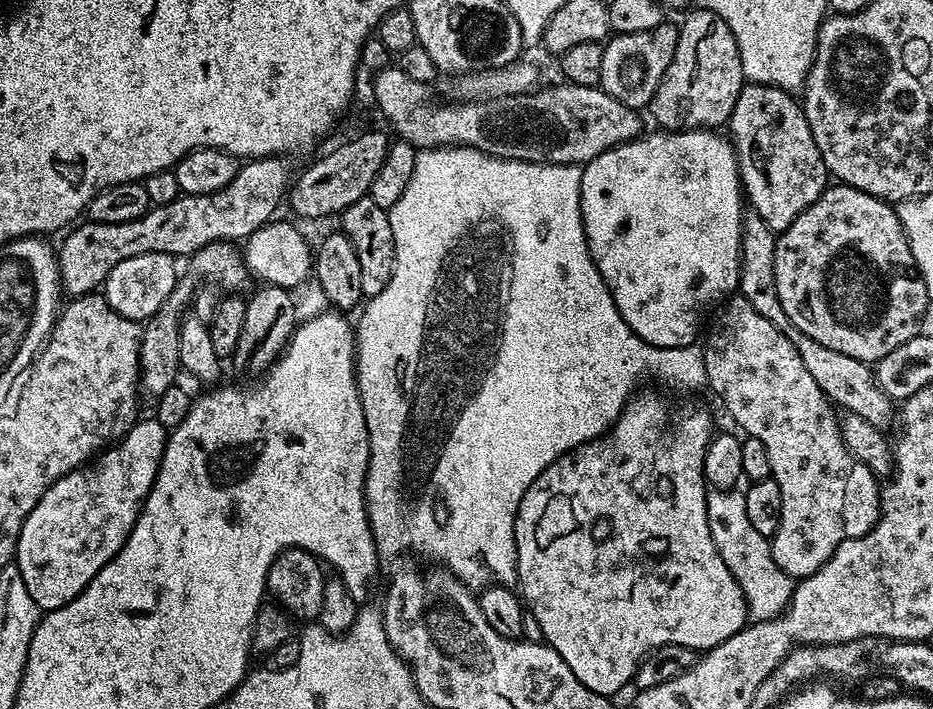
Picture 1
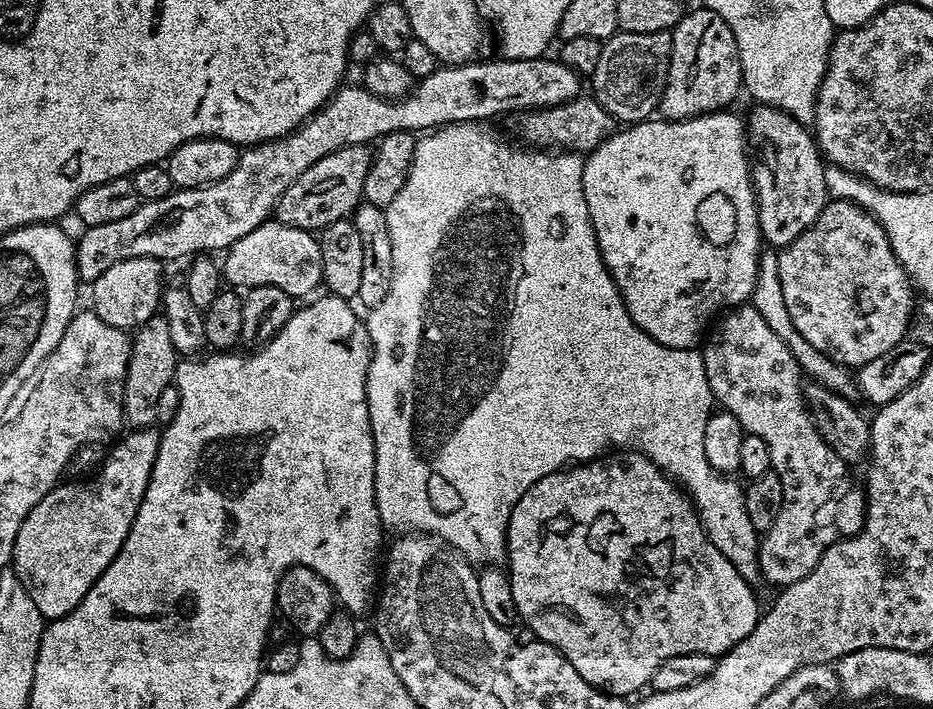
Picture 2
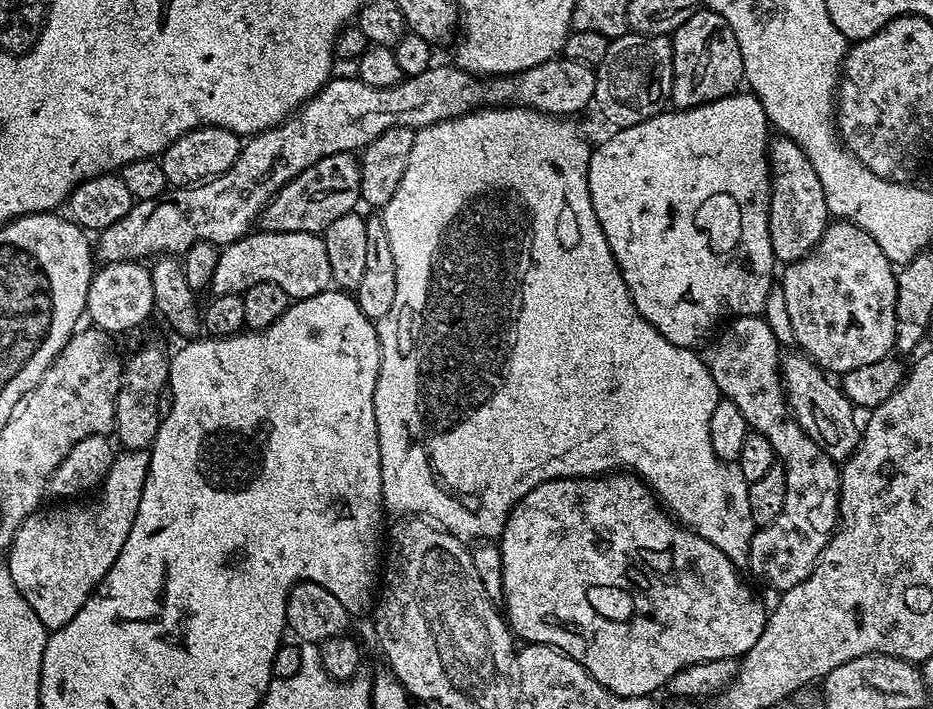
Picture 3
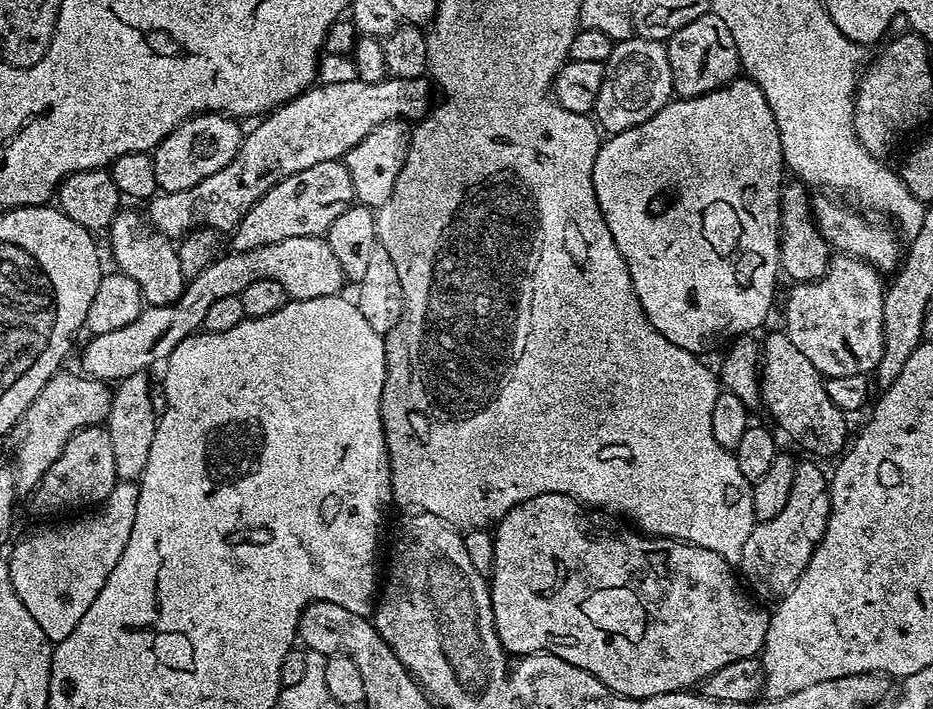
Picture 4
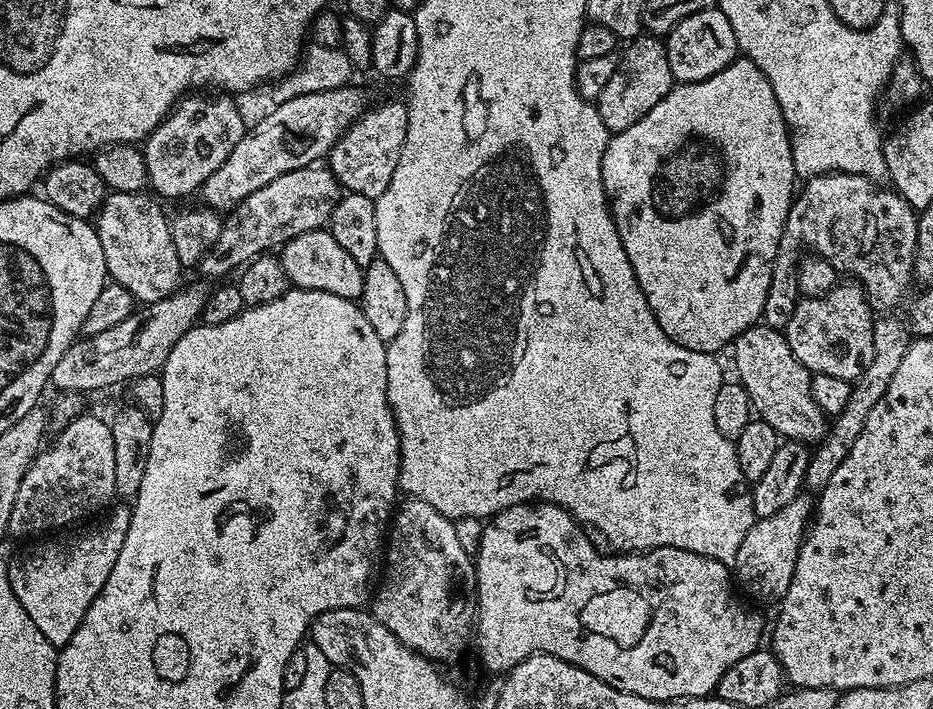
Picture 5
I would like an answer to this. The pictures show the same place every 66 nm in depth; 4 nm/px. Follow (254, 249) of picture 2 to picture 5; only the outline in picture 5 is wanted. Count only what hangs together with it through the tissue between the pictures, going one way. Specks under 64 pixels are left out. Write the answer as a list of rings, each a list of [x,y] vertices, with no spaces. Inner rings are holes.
[[[315,228],[306,234],[298,234],[293,240],[287,240],[278,252],[282,270],[286,272],[289,285],[306,290],[322,290],[338,294],[338,298],[359,301],[364,282],[364,268],[338,242],[334,242],[331,231]],[[187,284],[172,295],[147,305],[141,320],[139,315],[133,314],[130,318],[122,318],[118,326],[102,330],[102,334],[77,339],[66,354],[58,358],[58,366],[52,371],[51,387],[61,388],[59,391],[64,394],[85,394],[99,388],[112,388],[115,384],[127,385],[140,376],[159,373],[178,338],[197,327],[202,306],[206,306],[209,285]]]

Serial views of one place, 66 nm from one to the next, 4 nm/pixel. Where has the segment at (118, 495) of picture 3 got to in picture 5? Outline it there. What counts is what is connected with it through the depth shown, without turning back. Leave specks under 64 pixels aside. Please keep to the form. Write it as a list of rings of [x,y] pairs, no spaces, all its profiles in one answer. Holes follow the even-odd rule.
[[[113,507],[107,513],[108,521],[101,526],[100,532],[82,541],[80,548],[40,544],[21,560],[8,564],[8,577],[16,602],[24,607],[34,626],[38,626],[38,630],[42,630],[44,637],[54,645],[63,646],[74,638],[74,630],[78,630],[86,610],[90,610],[94,598],[98,598],[102,586],[106,586],[106,578],[110,578],[114,562],[118,562],[118,550],[122,550],[132,517],[131,507],[120,507],[124,508]]]

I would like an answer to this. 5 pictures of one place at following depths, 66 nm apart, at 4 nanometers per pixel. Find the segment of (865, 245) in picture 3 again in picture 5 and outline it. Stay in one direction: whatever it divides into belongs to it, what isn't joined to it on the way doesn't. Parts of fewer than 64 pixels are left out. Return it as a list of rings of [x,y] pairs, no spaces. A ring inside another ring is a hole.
[[[837,282],[824,296],[797,299],[788,319],[786,335],[794,358],[813,374],[834,374],[849,382],[862,375],[874,358],[874,309],[859,283]]]

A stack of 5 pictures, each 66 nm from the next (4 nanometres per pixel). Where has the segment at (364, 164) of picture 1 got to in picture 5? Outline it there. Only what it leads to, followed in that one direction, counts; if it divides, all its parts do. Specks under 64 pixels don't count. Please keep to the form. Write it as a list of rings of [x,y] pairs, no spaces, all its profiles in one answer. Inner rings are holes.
[[[327,166],[290,170],[274,178],[274,182],[266,182],[262,190],[254,190],[250,198],[243,200],[223,217],[222,234],[218,234],[218,242],[214,242],[211,250],[200,259],[198,272],[204,276],[224,276],[232,271],[235,273],[257,256],[279,249],[298,234],[324,228],[341,195],[340,184]]]

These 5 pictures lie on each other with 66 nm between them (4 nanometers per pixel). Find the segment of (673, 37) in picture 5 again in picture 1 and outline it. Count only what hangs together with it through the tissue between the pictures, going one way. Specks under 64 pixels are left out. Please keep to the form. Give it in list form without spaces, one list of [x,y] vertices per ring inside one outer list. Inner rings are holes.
[[[697,7],[695,10],[689,11],[688,16],[684,20],[684,24],[679,25],[680,37],[678,38],[678,46],[674,50],[674,58],[670,62],[670,66],[666,70],[666,74],[661,78],[658,90],[654,94],[650,105],[650,113],[657,120],[659,127],[664,130],[675,130],[677,132],[687,132],[689,130],[716,130],[721,126],[719,124],[727,125],[732,118],[732,111],[738,102],[738,94],[744,89],[746,83],[744,78],[744,71],[742,70],[742,62],[738,54],[738,46],[734,42],[734,34],[730,34],[730,26],[726,26],[726,22],[722,22],[722,18],[718,18],[718,14],[714,14],[710,10],[702,7]]]

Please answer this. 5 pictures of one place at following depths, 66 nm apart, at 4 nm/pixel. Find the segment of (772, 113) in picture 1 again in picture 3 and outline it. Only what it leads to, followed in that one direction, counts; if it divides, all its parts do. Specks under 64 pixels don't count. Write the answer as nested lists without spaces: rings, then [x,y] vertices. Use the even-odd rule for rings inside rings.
[[[777,135],[768,145],[768,177],[772,179],[772,197],[768,207],[770,246],[781,265],[787,266],[809,256],[828,229],[830,213],[822,194],[822,182],[814,174],[810,158],[793,140]]]

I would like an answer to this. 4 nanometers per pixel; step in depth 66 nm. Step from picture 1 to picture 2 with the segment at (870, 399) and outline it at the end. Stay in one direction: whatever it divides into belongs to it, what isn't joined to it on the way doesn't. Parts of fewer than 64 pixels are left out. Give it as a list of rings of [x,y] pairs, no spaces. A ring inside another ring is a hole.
[[[764,250],[760,253],[758,274],[754,282],[750,304],[751,307],[758,310],[758,314],[762,314],[766,326],[770,326],[770,330],[774,330],[774,334],[778,334],[778,338],[782,338],[782,342],[786,342],[786,346],[790,346],[790,354],[794,354],[801,373],[809,381],[812,379],[813,385],[830,390],[850,401],[857,399],[858,385],[853,369],[834,363],[825,352],[810,346],[810,342],[806,342],[806,338],[802,338],[802,334],[798,334],[798,330],[790,318],[790,310],[786,310],[786,298],[782,298],[782,278],[778,278],[778,255],[775,251]]]

